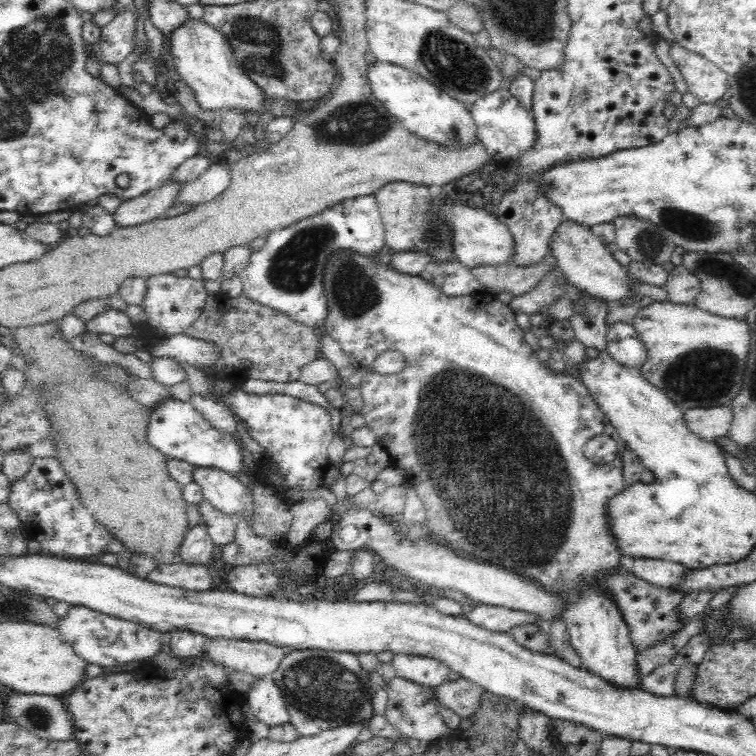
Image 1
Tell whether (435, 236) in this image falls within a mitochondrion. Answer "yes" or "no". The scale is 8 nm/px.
yes

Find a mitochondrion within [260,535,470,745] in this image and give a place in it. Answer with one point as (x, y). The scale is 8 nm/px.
(318, 686)

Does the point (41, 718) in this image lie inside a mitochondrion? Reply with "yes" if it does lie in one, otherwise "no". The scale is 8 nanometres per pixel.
yes

